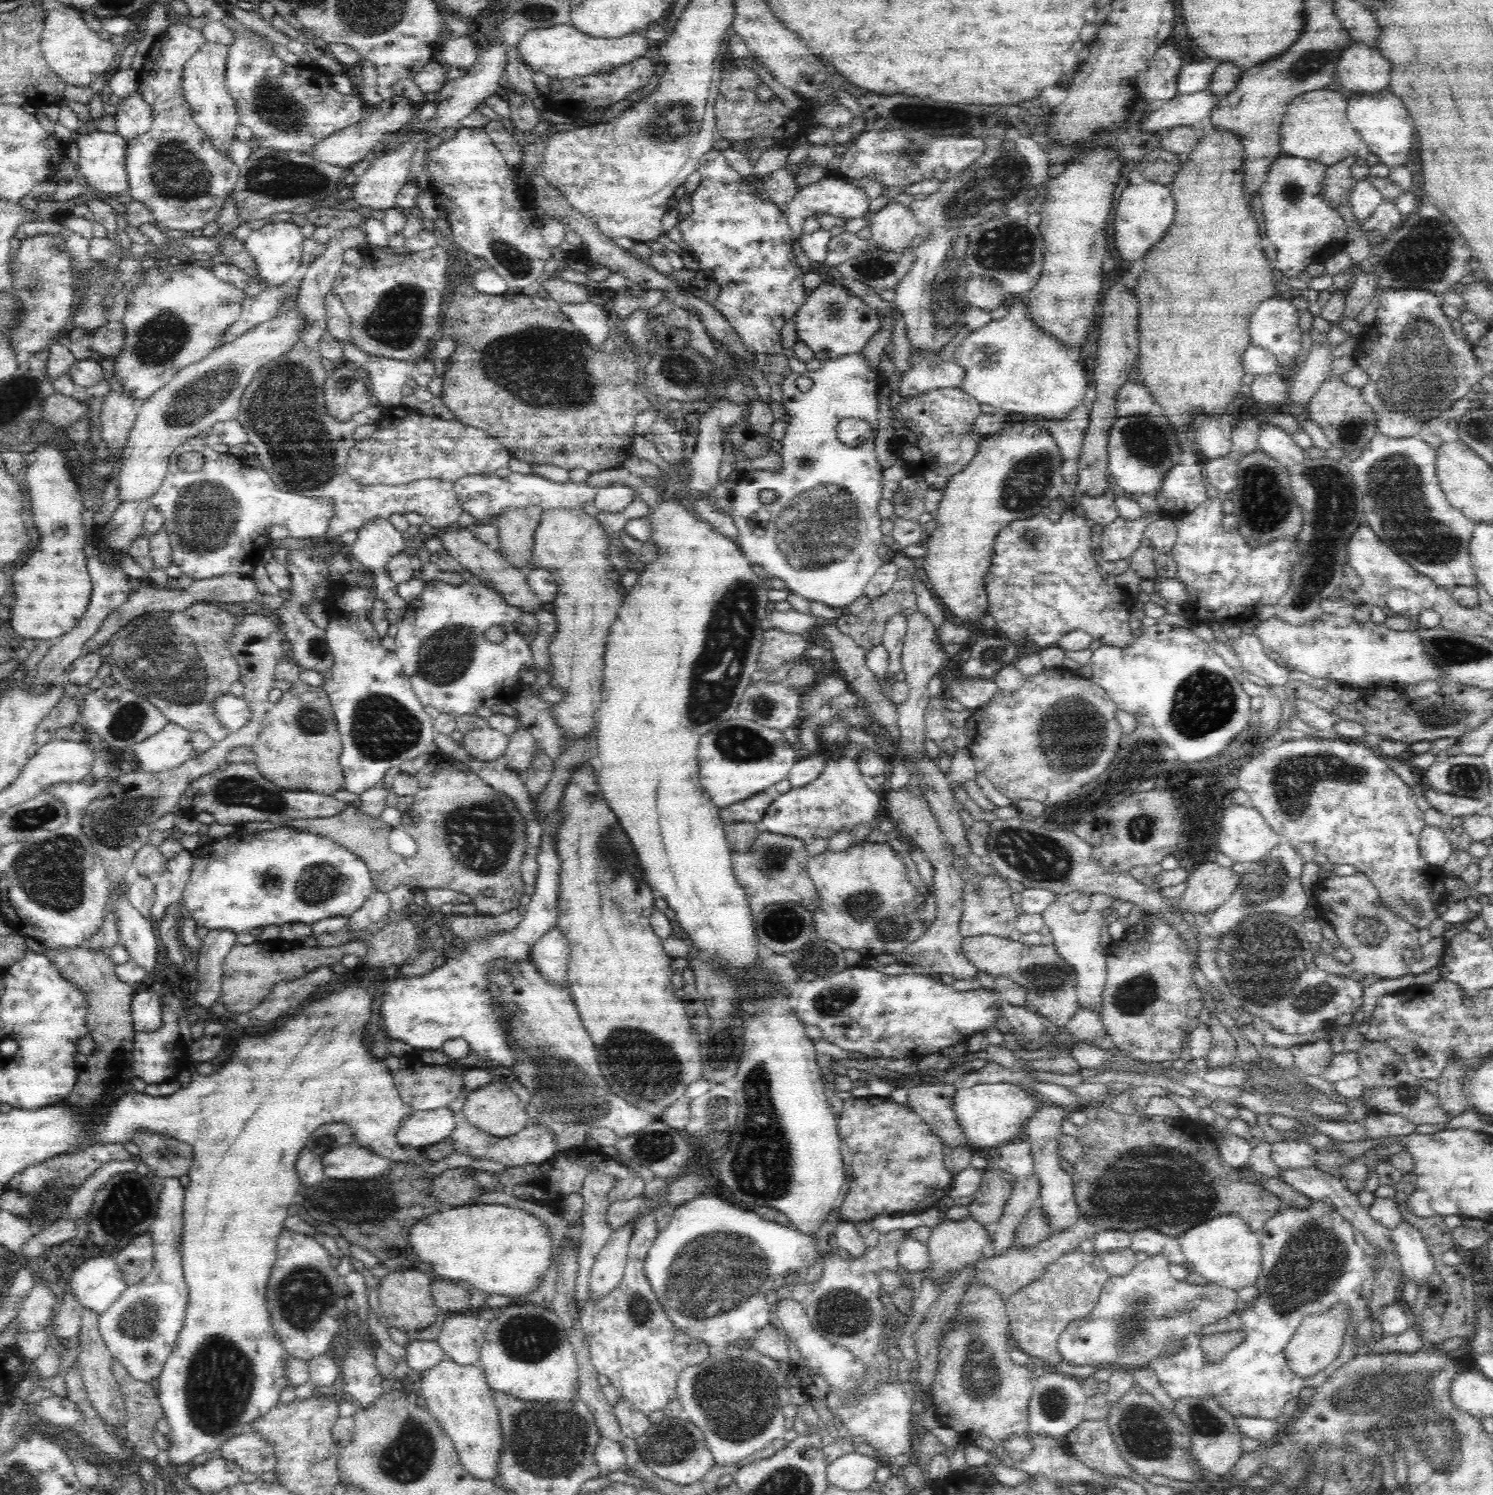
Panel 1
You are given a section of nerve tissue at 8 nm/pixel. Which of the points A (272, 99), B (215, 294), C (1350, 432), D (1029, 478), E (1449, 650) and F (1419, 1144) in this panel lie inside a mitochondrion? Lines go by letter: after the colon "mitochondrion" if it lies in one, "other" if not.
A: mitochondrion
B: other
C: mitochondrion
D: mitochondrion
E: mitochondrion
F: other

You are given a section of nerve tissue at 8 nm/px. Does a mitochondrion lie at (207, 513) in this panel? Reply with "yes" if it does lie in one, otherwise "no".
yes

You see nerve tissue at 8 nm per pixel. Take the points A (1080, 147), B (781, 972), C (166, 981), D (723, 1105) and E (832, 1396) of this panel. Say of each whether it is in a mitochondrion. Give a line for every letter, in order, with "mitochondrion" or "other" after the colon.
A: other
B: mitochondrion
C: other
D: mitochondrion
E: other

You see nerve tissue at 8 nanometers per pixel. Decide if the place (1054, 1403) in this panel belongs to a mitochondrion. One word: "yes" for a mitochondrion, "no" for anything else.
yes

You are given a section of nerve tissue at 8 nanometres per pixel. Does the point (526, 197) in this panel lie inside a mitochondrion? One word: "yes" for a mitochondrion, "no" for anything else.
no

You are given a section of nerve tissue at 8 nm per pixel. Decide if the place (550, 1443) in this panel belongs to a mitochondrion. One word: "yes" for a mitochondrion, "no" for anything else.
yes

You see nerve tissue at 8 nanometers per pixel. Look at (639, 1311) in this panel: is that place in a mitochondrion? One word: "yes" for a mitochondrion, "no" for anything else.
yes

